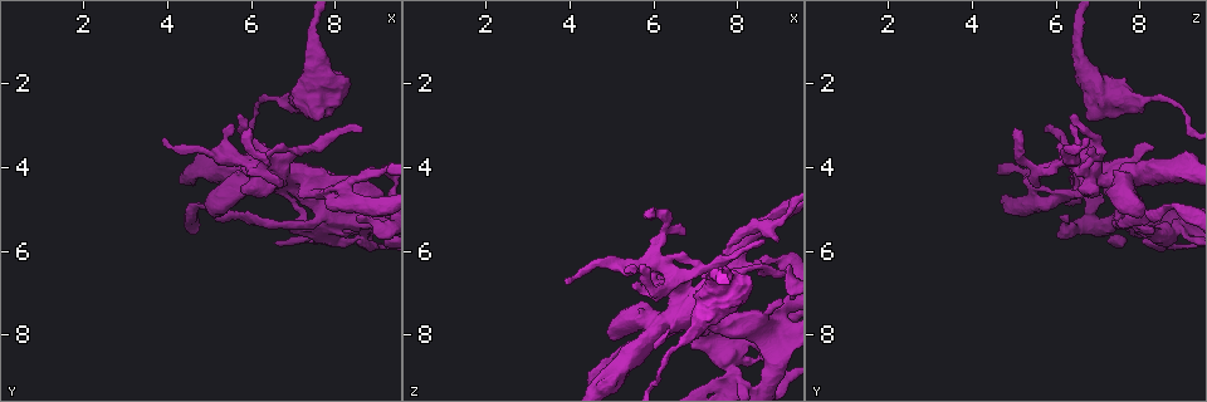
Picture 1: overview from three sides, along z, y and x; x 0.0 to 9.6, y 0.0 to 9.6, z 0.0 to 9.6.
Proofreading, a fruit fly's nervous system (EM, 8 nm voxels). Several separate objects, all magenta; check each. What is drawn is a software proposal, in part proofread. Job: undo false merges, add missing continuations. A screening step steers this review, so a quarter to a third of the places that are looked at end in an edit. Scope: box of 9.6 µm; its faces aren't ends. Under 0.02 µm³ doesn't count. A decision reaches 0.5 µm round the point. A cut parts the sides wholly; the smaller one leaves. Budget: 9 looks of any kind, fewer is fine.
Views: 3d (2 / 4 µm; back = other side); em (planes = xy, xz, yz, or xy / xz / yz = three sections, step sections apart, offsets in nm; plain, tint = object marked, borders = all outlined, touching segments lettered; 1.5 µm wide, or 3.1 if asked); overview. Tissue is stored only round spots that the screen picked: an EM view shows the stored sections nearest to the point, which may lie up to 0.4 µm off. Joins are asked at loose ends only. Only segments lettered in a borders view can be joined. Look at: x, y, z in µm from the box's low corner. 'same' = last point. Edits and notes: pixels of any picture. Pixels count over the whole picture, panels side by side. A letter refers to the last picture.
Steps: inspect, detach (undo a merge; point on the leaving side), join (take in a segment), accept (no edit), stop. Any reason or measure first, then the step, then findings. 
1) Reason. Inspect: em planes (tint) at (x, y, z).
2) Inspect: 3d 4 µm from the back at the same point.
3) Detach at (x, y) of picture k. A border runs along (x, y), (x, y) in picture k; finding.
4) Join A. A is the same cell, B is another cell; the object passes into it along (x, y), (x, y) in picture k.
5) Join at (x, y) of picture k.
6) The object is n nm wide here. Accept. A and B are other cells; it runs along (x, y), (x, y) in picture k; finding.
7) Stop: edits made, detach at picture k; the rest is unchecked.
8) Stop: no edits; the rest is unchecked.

Inspect: em planes (borders) at (8.50, 5.10, 6.30).

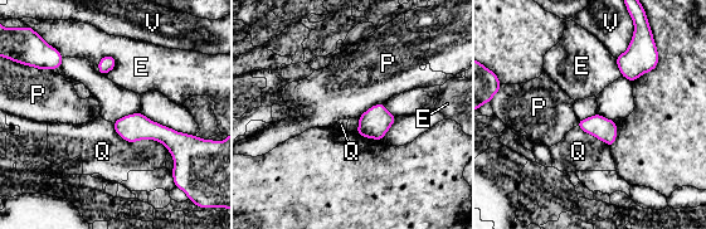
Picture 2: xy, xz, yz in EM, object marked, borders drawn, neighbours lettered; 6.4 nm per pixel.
Accept. E, P, Q and V are other cells; a border runs along (112, 123), (171, 155) in picture 2; no lettered segment goes on from it.

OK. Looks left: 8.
Thick turns thin. Inspect: em planes (plain) at (7.05, 2.45, 7.85).

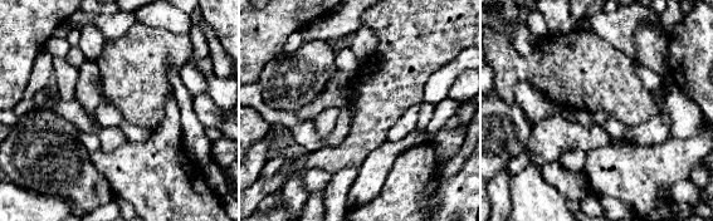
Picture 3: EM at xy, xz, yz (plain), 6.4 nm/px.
Inspect: em planes (borders) at the same point.

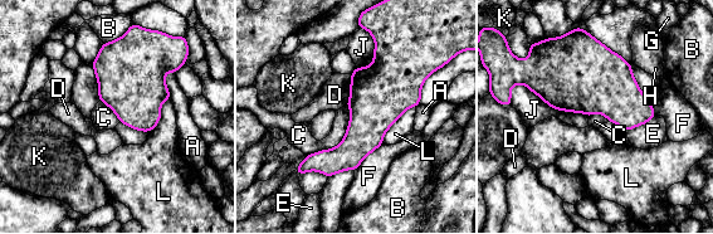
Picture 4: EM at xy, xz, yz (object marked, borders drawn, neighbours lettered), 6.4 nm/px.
The longest contact is with C, 420 nm. Accept. A, B, C, D, E, F, G, H, J, K and L are other cells; a border runs along (346, 105), (345, 136), (307, 155) in picture 4; one neuron here.

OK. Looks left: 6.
Stops while still wide. Inspect: 3d 2 µm at (8.55, 5.90, 8.15).

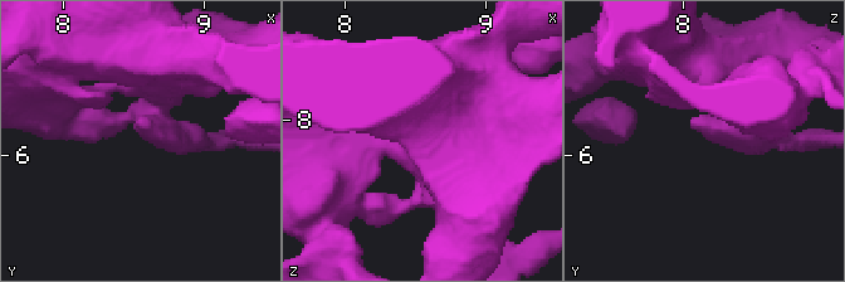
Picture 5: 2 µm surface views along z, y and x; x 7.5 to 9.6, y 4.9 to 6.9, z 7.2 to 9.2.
Inspect: em planes (borders) at (8.58, 5.84, 8.08).

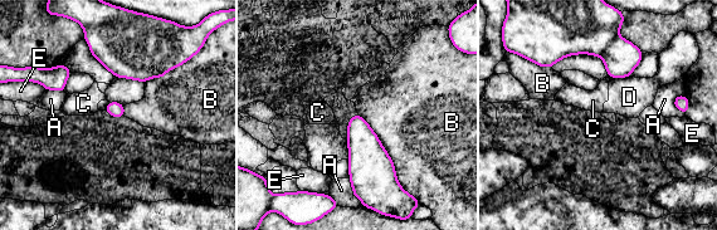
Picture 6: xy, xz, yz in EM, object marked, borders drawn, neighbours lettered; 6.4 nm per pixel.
Accept. A, B, C, D and E are other cells; a border runs along (359, 113), (406, 191) in picture 6; no lettered segment goes on from it.

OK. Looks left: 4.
Branch stops here. Inspect: 3d 4 µm at (5.90, 3.10, 4.95).

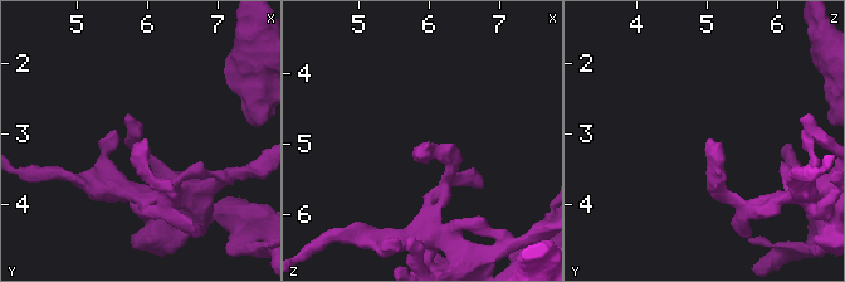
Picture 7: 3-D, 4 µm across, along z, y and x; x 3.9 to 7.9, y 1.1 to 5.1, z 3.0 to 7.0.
Inspect: em planes (plain) at (5.95, 3.05, 5.05).

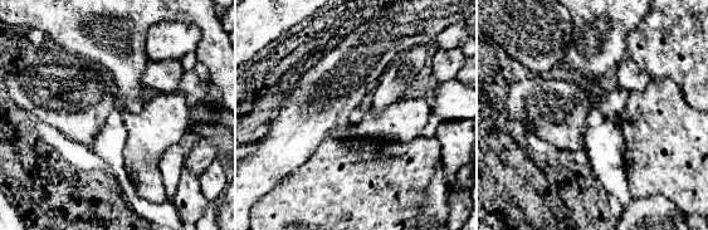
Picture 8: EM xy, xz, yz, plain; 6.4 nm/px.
Inspect: em planes (borders) at the same point.

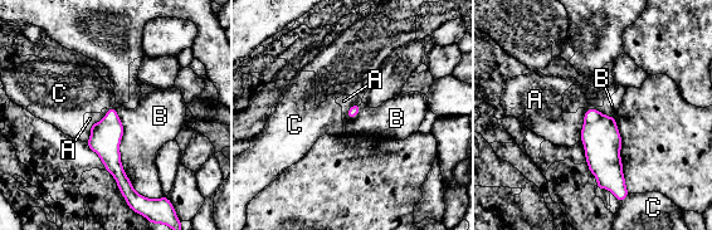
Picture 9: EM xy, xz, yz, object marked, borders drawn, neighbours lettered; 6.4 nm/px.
The longest contact is with B, 550 nm. Accept. A, B and C are other cells; none of them fits.

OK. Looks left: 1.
Stop: no edits; the rest is unchecked.

